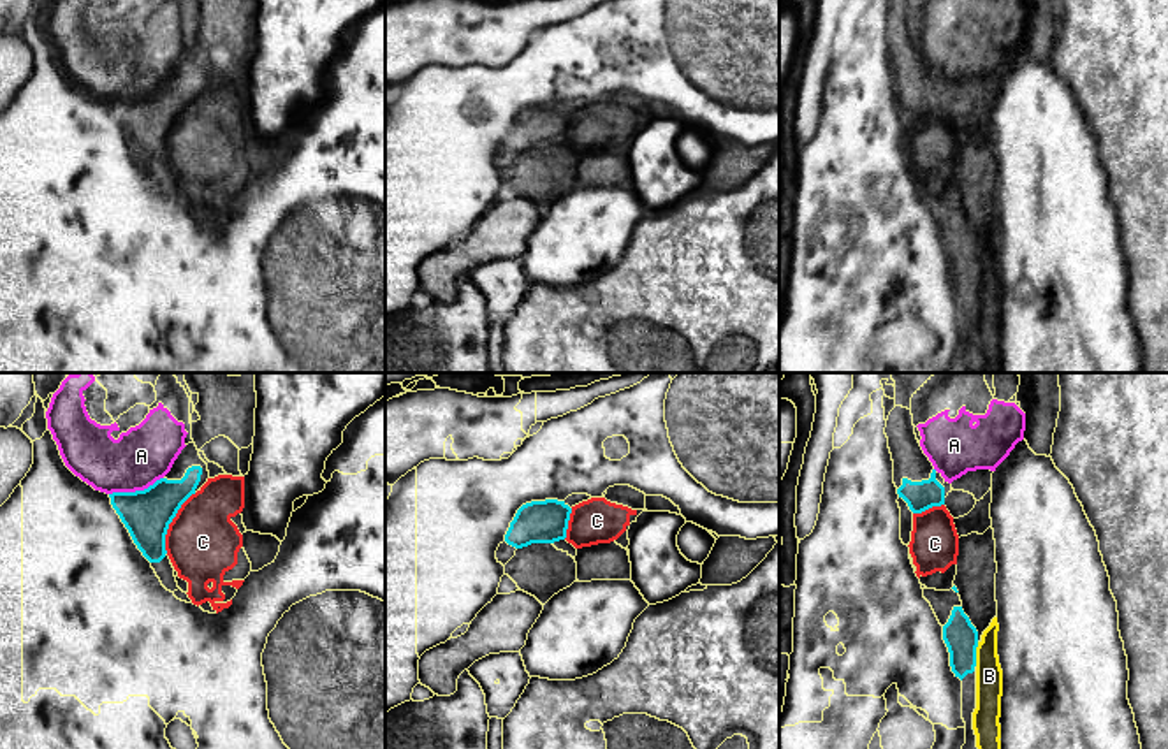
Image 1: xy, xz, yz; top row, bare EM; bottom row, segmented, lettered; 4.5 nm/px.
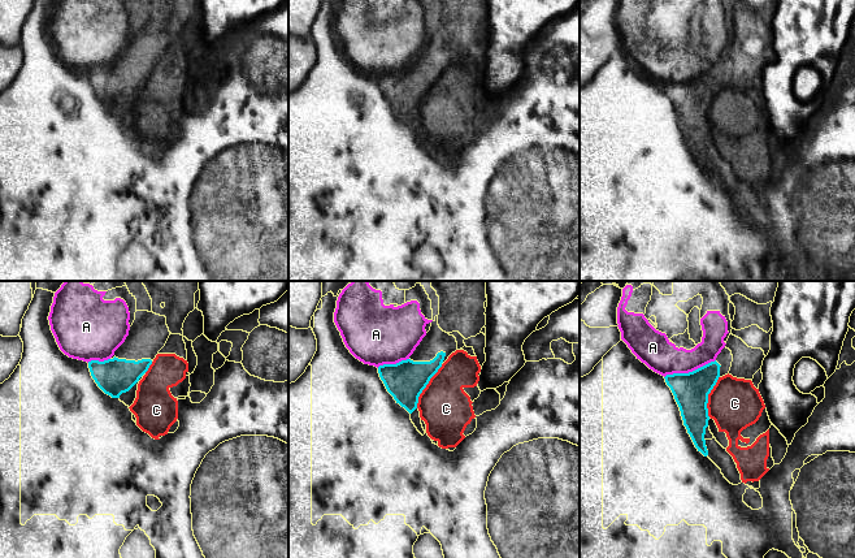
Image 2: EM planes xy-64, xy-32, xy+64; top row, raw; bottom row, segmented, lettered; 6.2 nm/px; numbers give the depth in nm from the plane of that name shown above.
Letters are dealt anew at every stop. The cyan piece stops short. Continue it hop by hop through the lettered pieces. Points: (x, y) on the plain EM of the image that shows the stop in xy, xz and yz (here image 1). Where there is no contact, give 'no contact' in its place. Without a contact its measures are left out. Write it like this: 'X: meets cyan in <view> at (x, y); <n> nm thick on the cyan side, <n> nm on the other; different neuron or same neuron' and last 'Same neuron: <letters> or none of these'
A: meets cyan in xy at (136, 97); 220 nm thick on the cyan side, 260 nm on the other; different neuron
B: meets cyan in yz at (975, 261); 160 nm thick on the cyan side, 130 nm on the other; different neuron
C: meets cyan in xy at (171, 127); 220 nm thick on the cyan side, 320 nm on the other; different neuron
Same neuron: none of these

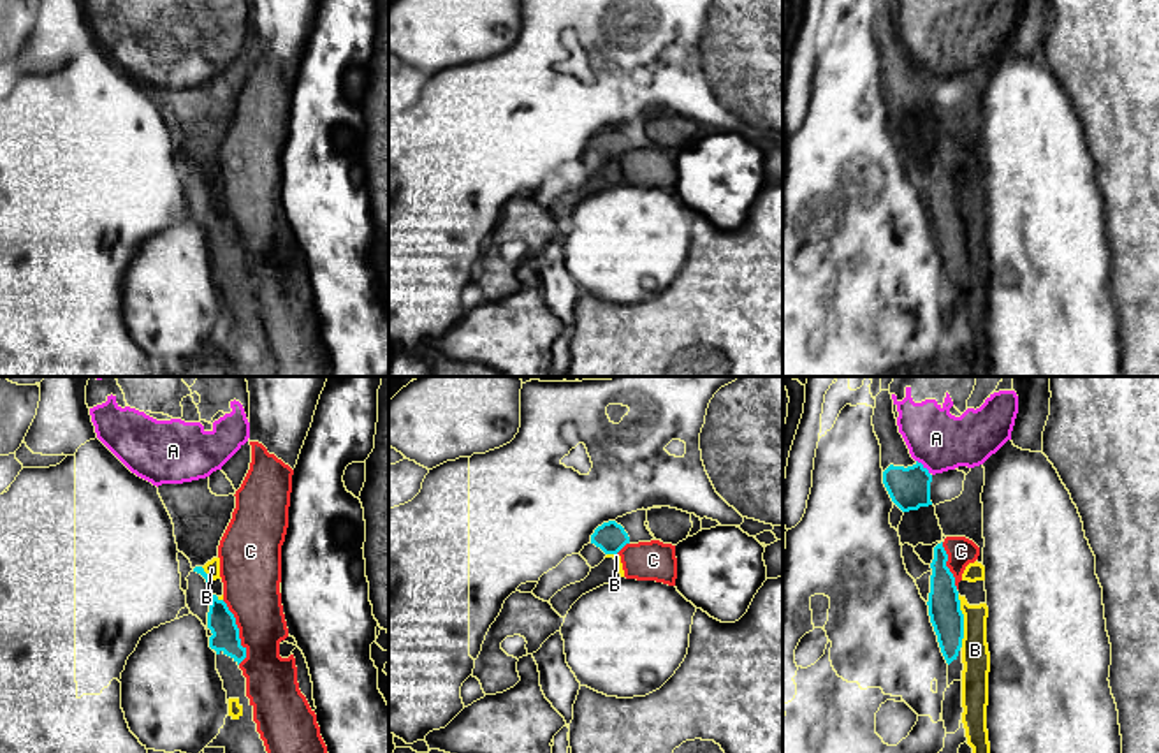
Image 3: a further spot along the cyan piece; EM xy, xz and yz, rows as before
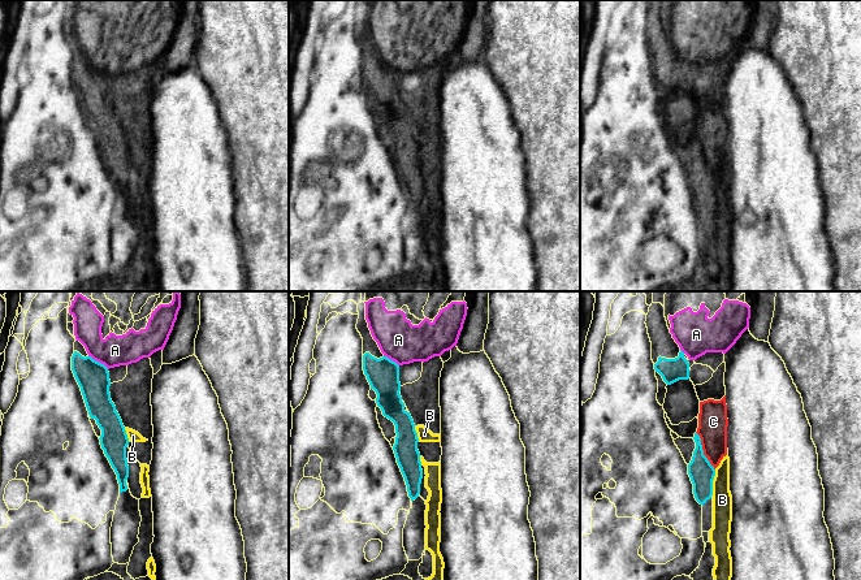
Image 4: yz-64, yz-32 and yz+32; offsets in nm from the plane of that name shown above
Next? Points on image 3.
A: meets cyan in yz at (922, 73); 190 nm thick on the cyan side, 260 nm on the other; different neuron
B: meets cyan in yz at (962, 227); 150 nm thick on the cyan side, 130 nm on the other; different neuron
C: meets cyan in xy at (238, 238); 130 nm thick on the cyan side, 260 nm on the other; different neuron
Same neuron: none of these

